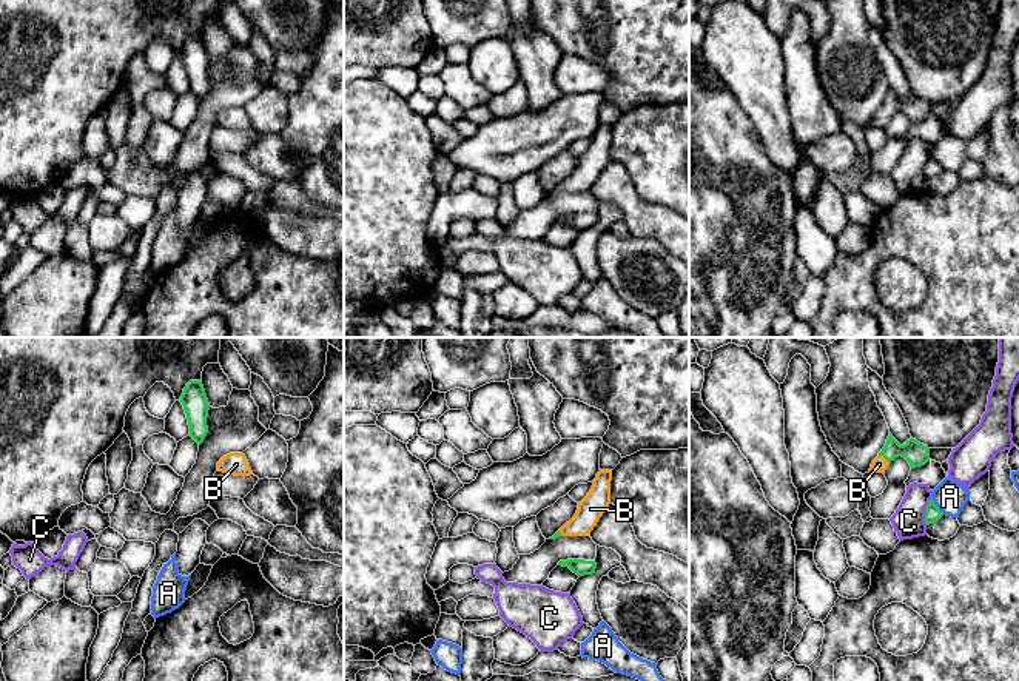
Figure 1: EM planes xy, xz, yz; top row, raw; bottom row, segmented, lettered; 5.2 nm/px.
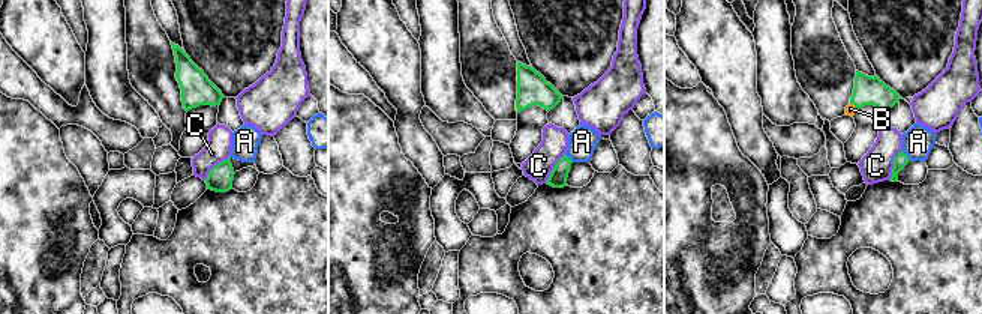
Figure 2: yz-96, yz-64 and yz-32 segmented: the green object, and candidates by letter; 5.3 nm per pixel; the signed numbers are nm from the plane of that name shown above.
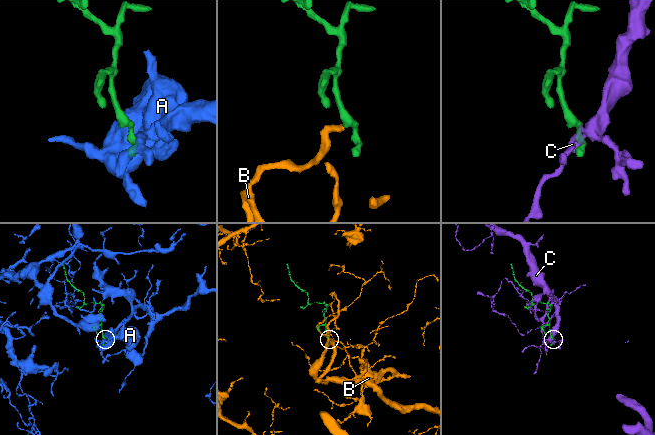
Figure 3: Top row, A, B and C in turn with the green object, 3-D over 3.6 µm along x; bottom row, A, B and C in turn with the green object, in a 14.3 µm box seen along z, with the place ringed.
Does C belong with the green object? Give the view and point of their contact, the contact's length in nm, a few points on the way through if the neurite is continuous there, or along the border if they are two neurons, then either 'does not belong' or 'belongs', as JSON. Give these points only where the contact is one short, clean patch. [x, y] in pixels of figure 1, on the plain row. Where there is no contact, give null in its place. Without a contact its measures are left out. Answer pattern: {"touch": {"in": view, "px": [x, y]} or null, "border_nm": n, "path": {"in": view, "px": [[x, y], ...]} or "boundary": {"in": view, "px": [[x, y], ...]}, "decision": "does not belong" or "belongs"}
{"touch": {"in": "yz", "px": [925, 167]}, "border_nm": 150, "boundary": {"in": "yz", "px": [[931, 153], [925, 165], [925, 179]]}, "decision": "does not belong"}

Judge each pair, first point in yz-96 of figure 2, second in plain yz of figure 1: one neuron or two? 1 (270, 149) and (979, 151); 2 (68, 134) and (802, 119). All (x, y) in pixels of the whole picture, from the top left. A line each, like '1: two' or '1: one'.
1: two
2: two

